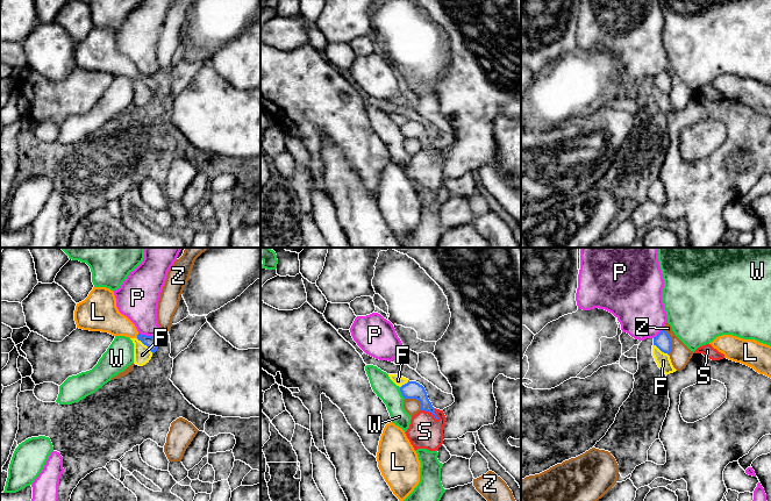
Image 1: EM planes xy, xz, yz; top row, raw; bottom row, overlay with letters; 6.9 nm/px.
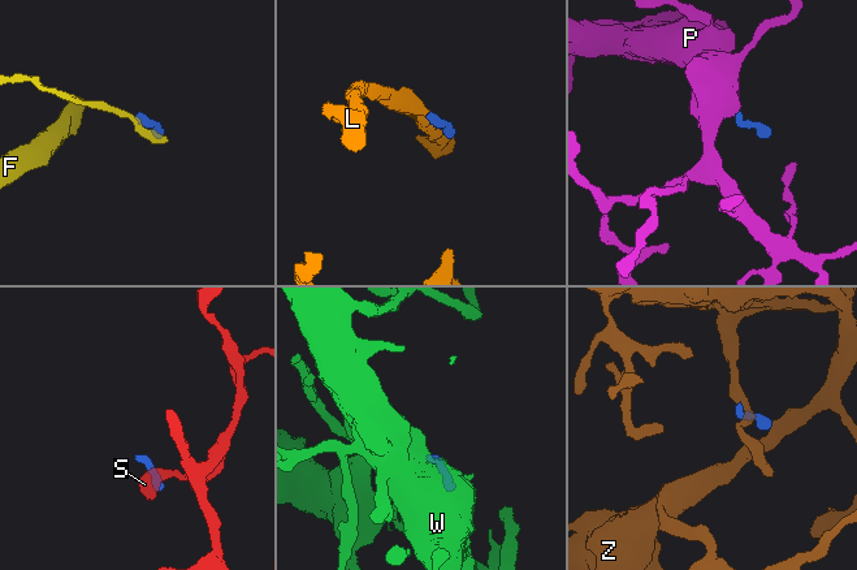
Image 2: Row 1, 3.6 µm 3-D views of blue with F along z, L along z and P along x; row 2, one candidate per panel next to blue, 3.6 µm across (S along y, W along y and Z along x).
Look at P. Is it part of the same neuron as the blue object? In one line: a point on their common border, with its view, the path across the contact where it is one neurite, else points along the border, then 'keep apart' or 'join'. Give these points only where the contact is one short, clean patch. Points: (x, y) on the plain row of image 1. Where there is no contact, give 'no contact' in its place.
meets blue in xy at (145, 74); border along xy (138, 72), (152, 76); keep apart

